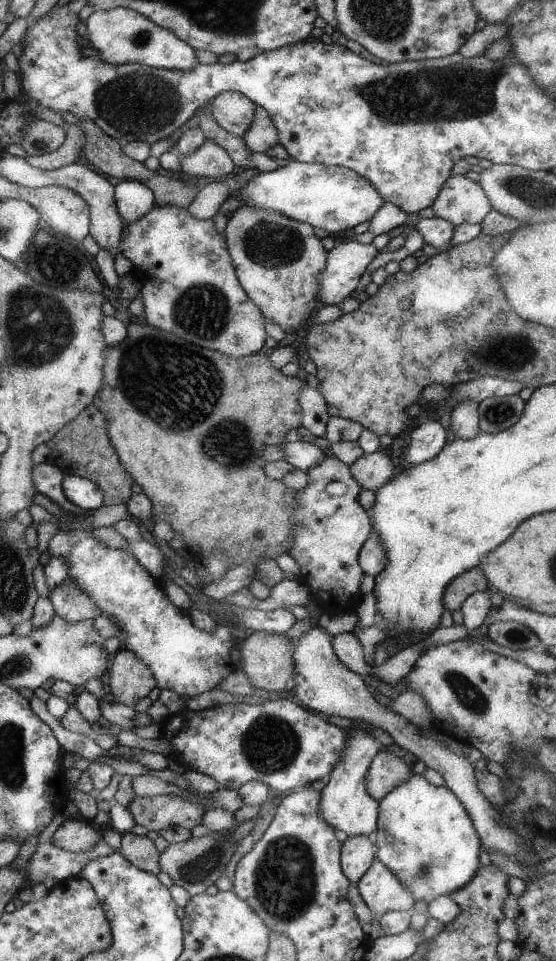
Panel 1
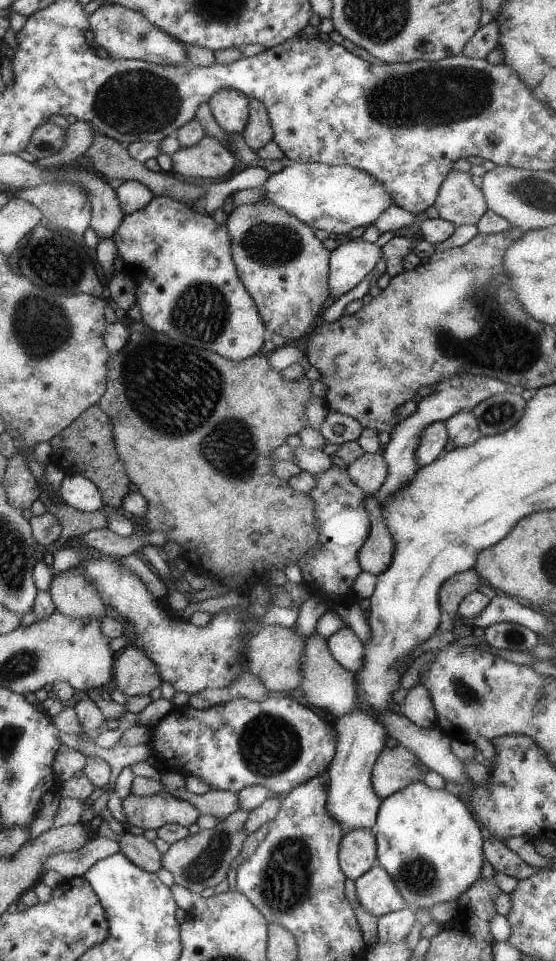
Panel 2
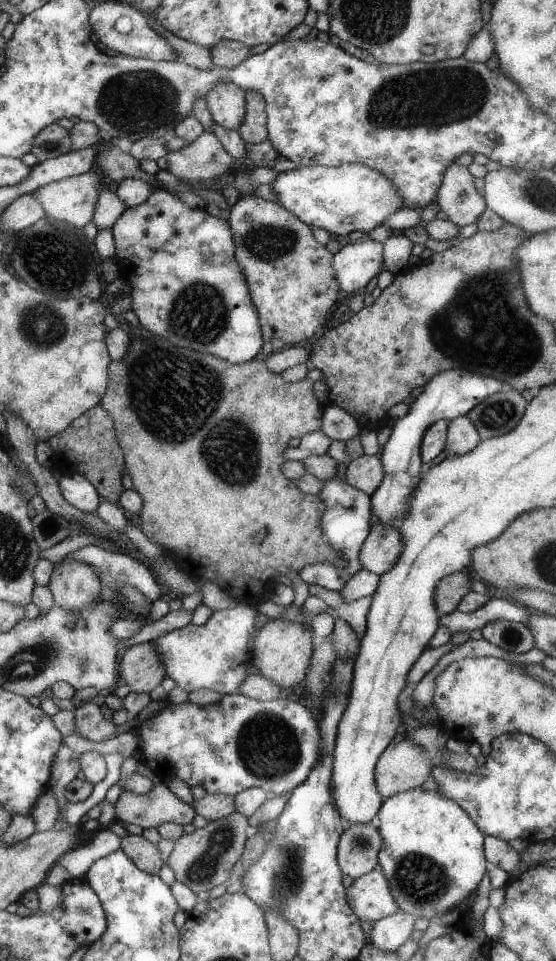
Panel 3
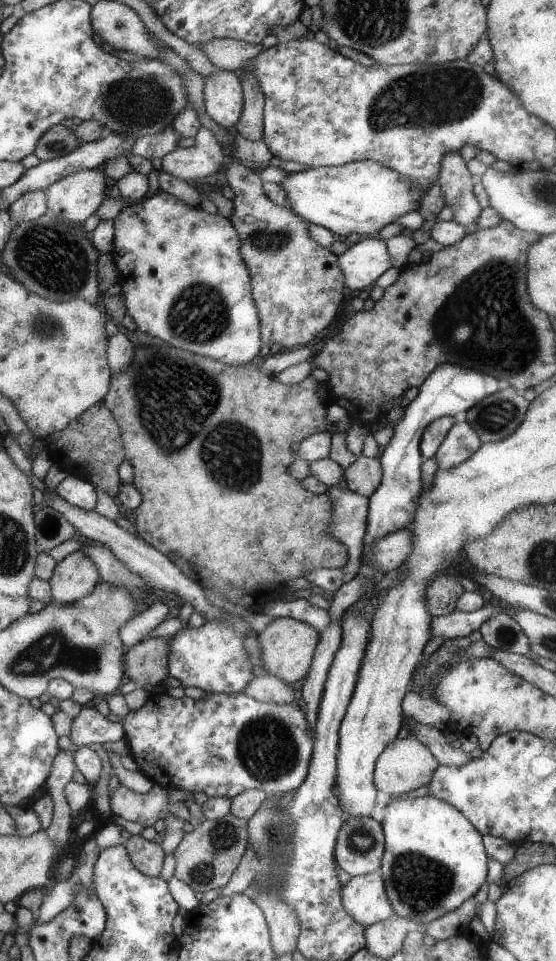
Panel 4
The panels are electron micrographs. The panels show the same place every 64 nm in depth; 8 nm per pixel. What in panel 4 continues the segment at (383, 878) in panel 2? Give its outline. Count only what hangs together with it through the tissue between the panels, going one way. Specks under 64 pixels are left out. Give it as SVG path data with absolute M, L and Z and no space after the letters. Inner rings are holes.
M373 870L365 876L355 876L343 886L343 906L361 926L373 926L395 914L395 908L387 896L387 884L383 870Z

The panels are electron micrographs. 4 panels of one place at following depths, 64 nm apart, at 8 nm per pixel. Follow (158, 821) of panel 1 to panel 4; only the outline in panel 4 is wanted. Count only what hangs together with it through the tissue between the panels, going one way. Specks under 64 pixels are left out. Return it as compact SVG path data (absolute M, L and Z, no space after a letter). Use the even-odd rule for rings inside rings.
M155 782L147 794L137 794L137 792L131 792L129 788L121 786L109 798L111 812L113 812L113 816L119 816L123 820L141 824L143 828L153 826L157 820L165 822L167 816L175 816L175 818L183 820L183 824L185 824L191 818L189 810L185 808L183 802L169 800L167 790L169 788L155 784Z

